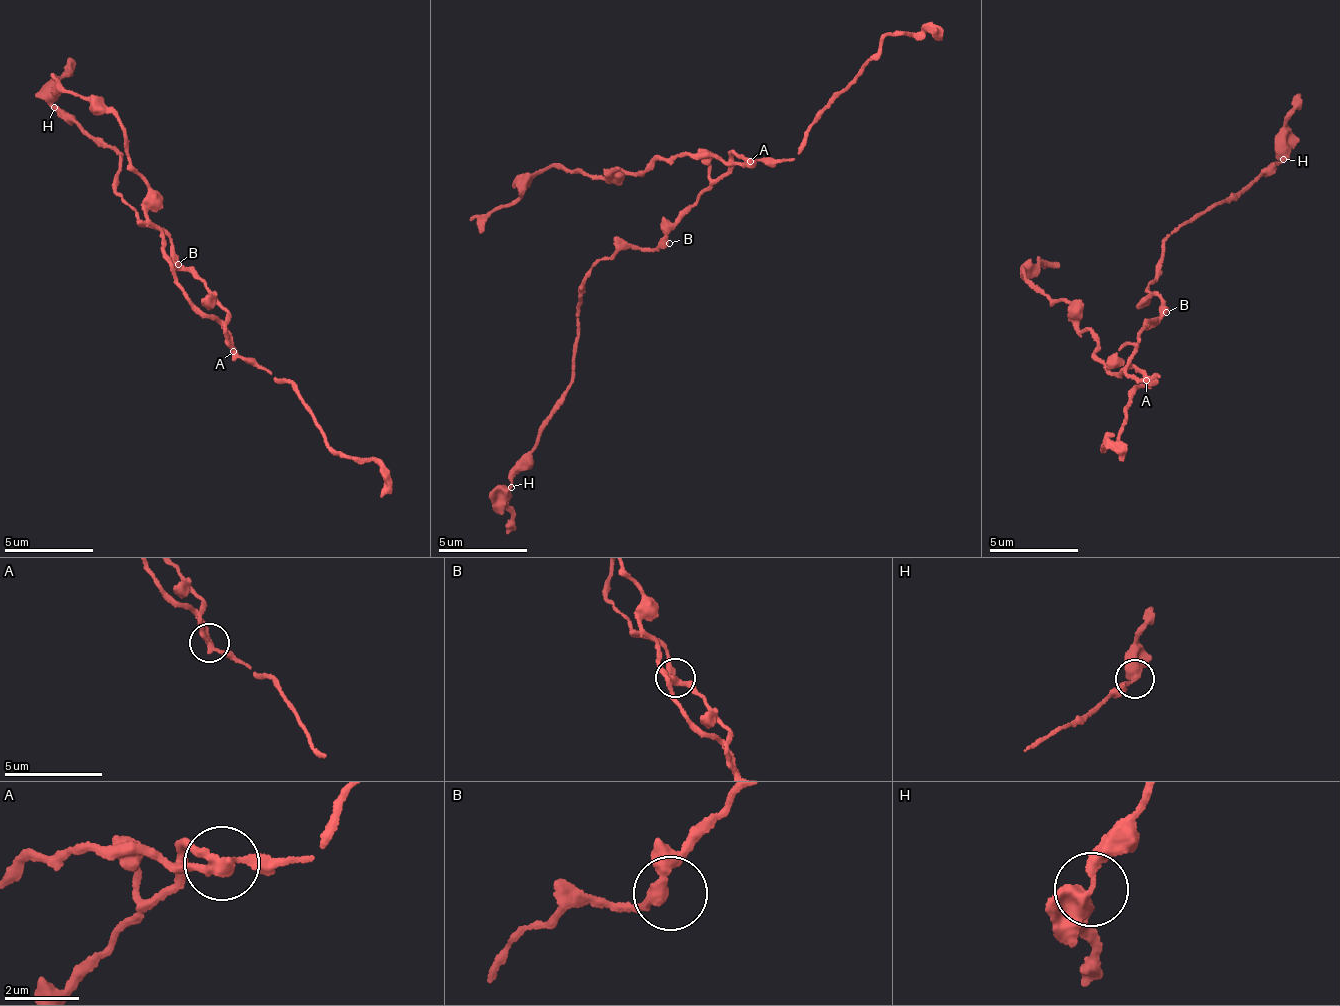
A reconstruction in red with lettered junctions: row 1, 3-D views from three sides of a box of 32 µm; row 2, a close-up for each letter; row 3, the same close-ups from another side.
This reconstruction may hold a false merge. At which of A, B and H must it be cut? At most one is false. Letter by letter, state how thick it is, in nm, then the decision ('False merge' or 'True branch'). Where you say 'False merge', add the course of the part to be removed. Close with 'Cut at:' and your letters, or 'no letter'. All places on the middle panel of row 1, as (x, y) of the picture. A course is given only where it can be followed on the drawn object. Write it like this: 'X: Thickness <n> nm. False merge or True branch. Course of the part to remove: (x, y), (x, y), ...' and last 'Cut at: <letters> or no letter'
A: Thickness 240 nm. False merge. Course of the part to remove: (749, 162), (703, 157), (667, 160), (641, 175), (614, 168), (606, 182), (547, 165), (481, 233)
B: Thickness 260 nm. True branch
H: Thickness 360 nm. True branch
Cut at: A

